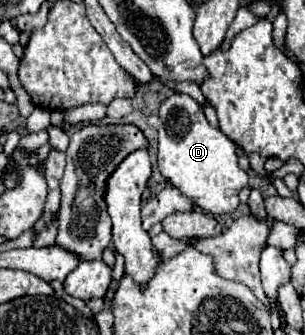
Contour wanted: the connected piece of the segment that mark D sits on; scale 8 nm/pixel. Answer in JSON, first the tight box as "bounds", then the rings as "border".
{"bounds":[158,94,248,214],"border":[[[172,94],[160,106],[162,128],[158,138],[158,168],[170,184],[178,186],[194,204],[210,214],[228,214],[238,208],[238,192],[248,184],[248,174],[238,166],[236,144],[210,126],[202,106],[188,94]]]}

